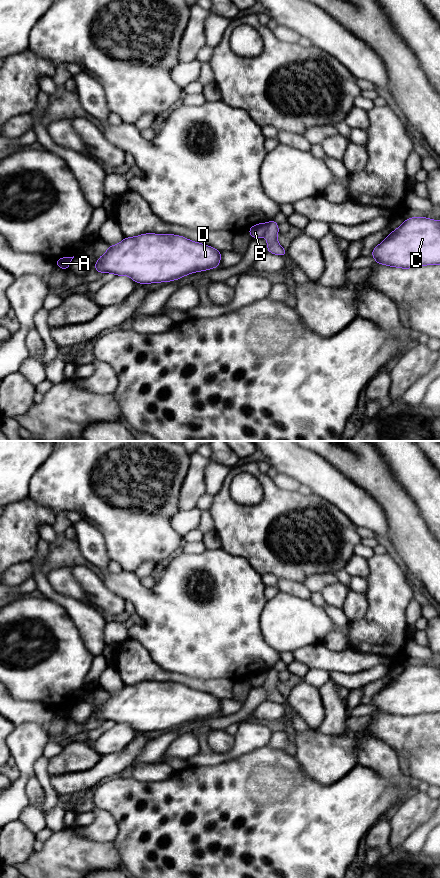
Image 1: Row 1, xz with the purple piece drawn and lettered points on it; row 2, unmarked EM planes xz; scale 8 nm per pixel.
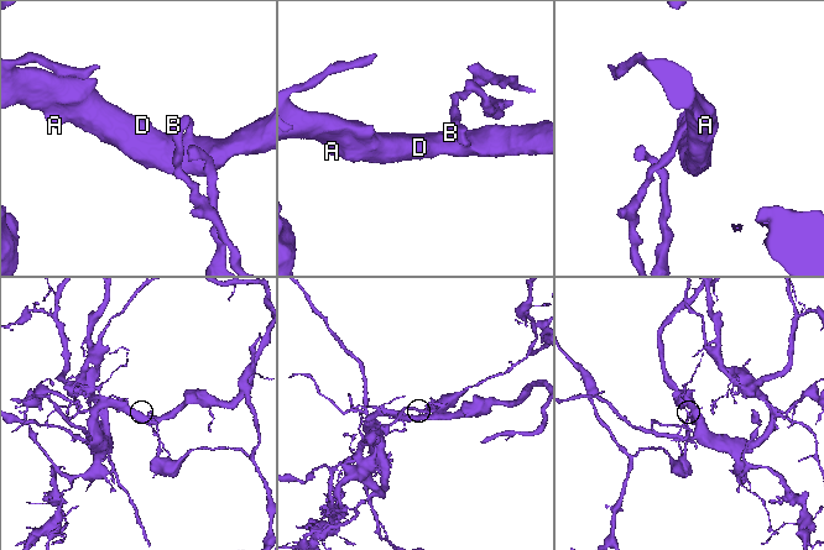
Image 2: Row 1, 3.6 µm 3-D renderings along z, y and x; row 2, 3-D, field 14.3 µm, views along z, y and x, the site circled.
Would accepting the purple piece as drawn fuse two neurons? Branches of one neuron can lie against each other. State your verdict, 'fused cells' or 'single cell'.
fused cells

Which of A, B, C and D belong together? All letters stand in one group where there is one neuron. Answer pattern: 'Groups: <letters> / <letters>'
Groups: A C D / B

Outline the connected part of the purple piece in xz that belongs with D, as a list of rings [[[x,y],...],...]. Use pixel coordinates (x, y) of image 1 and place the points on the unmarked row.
[[[145,681],[126,685],[117,693],[109,693],[93,716],[103,722],[129,724],[138,732],[171,730],[188,722],[218,716],[221,701],[209,693],[191,689],[180,683]]]

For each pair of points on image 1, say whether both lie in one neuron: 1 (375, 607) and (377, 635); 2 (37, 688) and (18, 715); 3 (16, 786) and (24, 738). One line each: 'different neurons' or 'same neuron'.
1: same neuron
2: different neurons
3: same neuron

